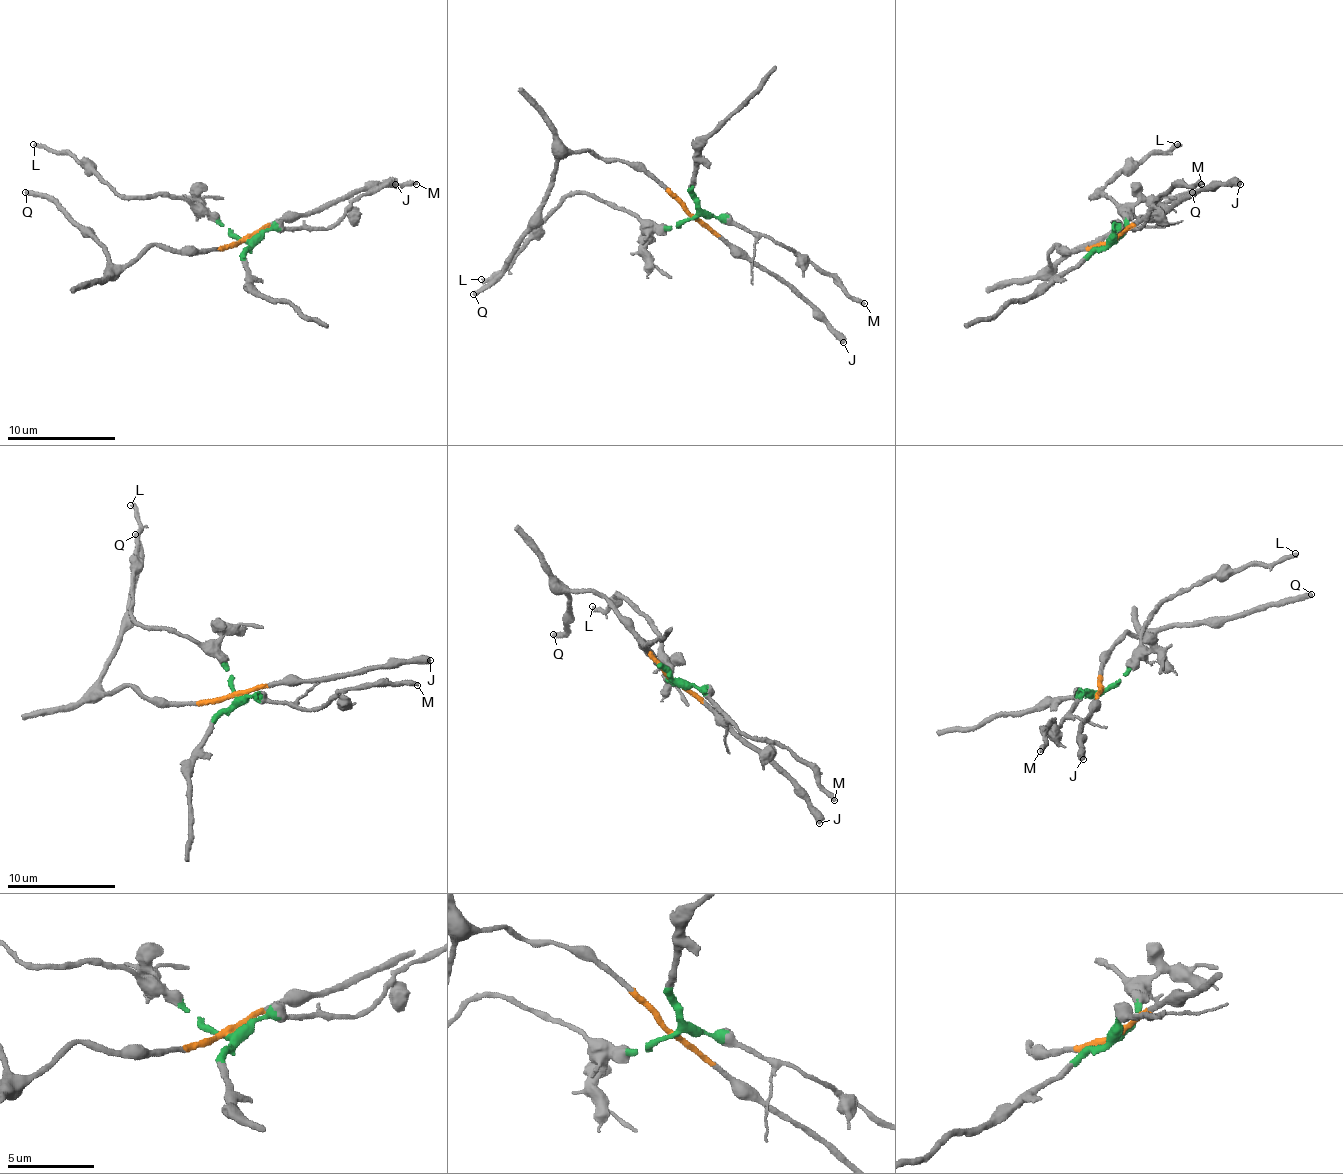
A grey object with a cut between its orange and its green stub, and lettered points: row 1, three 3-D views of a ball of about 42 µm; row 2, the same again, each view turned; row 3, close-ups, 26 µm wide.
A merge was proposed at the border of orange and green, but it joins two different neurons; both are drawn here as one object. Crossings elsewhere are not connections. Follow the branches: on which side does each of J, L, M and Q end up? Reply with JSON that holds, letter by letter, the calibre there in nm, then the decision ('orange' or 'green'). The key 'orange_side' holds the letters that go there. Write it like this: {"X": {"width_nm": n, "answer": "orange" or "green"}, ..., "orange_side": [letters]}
{"J": {"width_nm": 500, "answer": "orange"}, "L": {"width_nm": 280, "answer": "green"}, "M": {"width_nm": 320, "answer": "green"}, "Q": {"width_nm": 320, "answer": "orange"}, "orange_side": ["J", "Q"]}

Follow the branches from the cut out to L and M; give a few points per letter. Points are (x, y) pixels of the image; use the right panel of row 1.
L: (1114, 240), (1125, 229), (1125, 216), (1106, 197), (1092, 197), (1152, 153), (1165, 153), (1176, 145)
M: (1114, 240), (1117, 229), (1136, 229), (1163, 194), (1201, 183)

